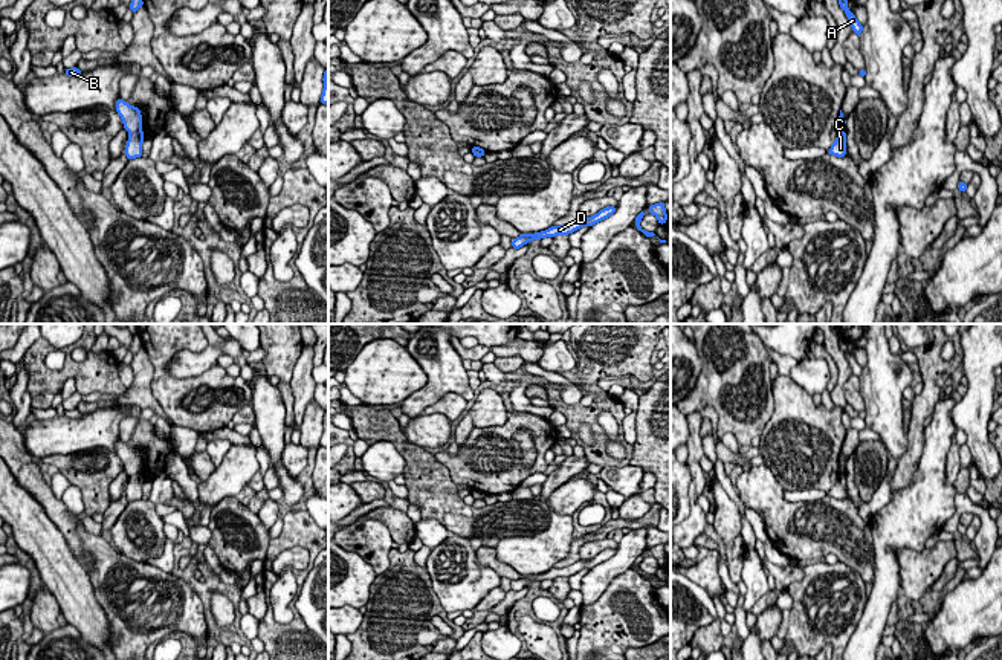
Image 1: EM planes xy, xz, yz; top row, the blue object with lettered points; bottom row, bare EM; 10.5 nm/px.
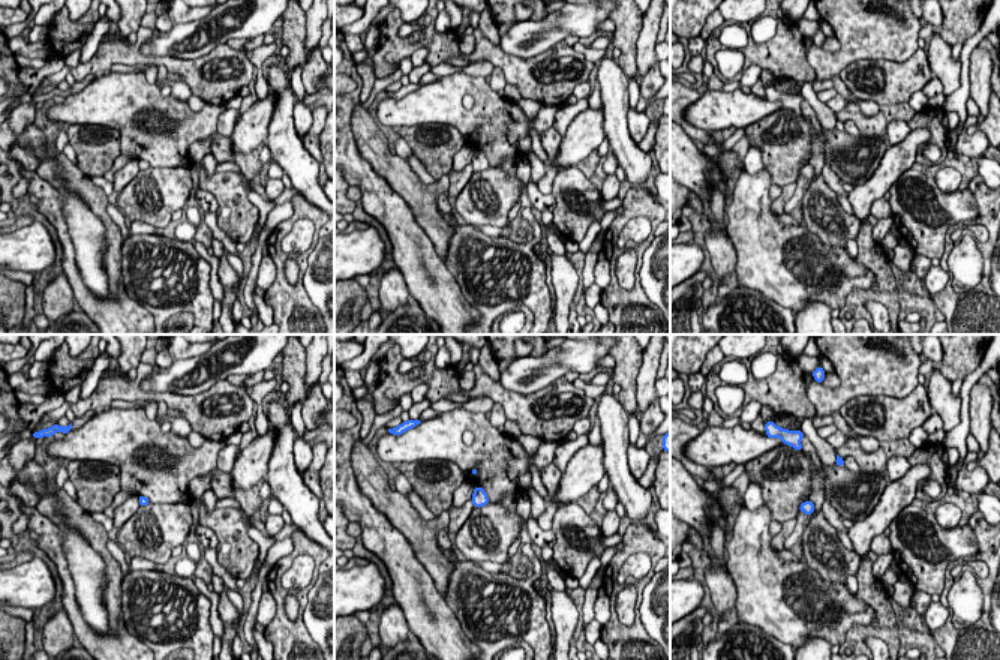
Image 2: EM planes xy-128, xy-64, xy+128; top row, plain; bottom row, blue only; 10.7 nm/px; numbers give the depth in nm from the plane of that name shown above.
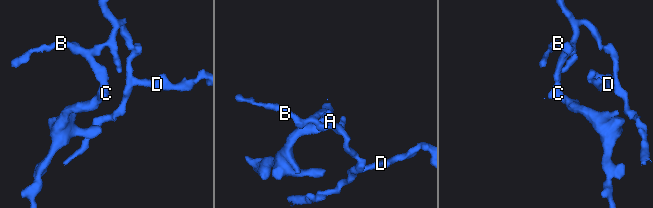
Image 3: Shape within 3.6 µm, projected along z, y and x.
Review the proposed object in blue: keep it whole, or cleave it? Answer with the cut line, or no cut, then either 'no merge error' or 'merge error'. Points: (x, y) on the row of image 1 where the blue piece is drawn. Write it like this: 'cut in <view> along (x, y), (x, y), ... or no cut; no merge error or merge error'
no cut; no merge error

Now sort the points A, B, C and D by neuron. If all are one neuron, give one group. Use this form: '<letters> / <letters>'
A B C D

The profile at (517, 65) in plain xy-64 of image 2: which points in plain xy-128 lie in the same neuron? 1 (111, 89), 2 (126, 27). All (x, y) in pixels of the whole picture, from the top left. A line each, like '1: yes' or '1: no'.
1: no
2: no

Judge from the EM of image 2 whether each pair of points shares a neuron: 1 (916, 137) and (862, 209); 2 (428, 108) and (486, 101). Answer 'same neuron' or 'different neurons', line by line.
1: same neuron
2: same neuron

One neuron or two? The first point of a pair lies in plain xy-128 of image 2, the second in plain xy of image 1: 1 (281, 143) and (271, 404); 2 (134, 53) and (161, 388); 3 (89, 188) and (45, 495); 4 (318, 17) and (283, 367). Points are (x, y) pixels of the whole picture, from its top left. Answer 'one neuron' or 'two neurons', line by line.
1: one neuron
2: one neuron
3: one neuron
4: two neurons

